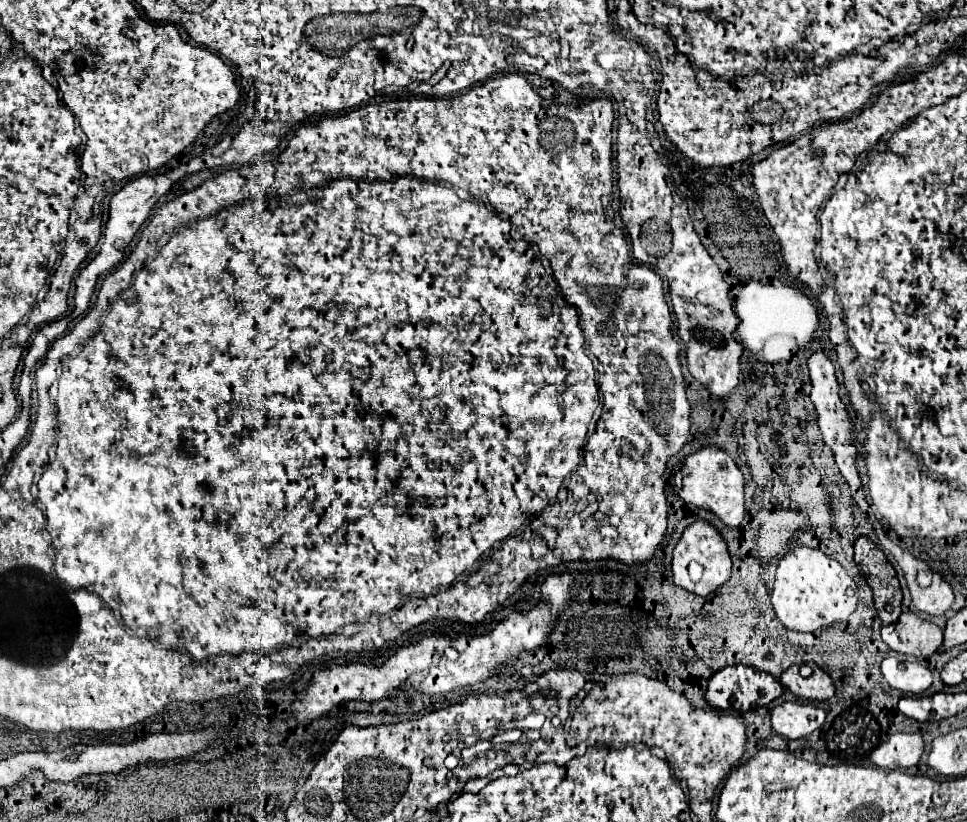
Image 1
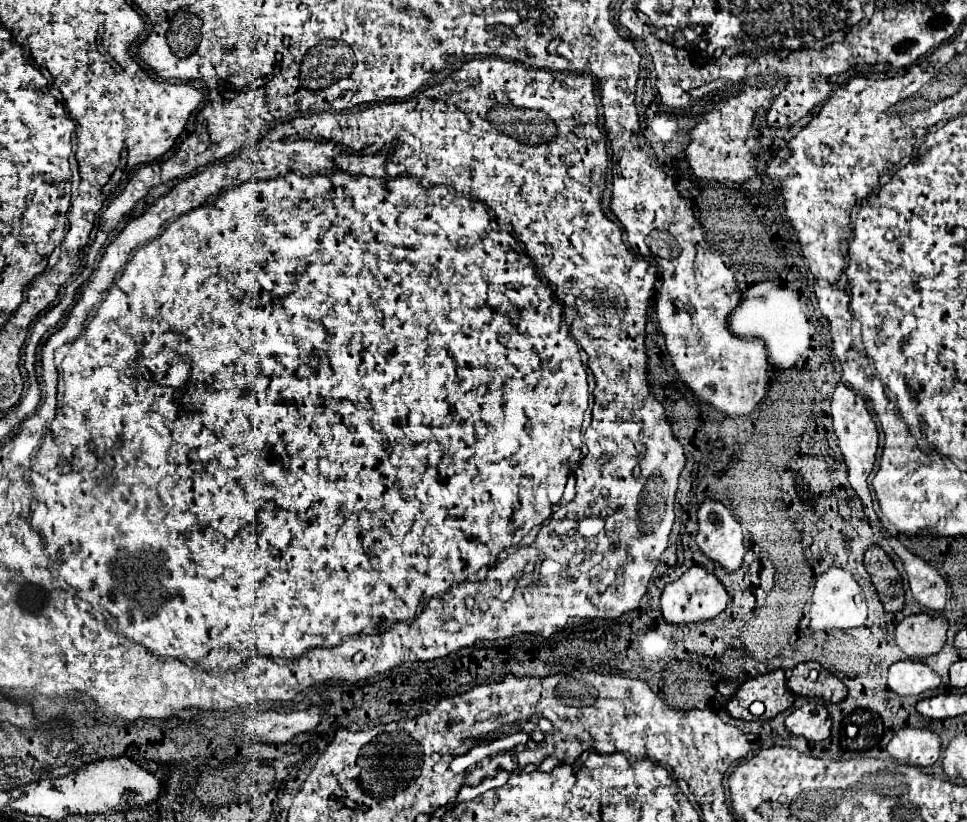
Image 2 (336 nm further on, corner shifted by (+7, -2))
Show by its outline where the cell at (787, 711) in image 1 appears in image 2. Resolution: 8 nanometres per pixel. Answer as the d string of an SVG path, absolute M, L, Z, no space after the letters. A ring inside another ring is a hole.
M807 701L805 705L787 715L785 727L793 735L801 735L809 741L823 741L829 737L831 719L825 705L817 701Z

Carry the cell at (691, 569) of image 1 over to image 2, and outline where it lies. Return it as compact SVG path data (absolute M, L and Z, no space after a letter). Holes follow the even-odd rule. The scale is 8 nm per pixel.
M693 565L687 569L677 581L669 583L661 593L661 611L669 623L689 623L689 621L705 621L719 615L727 605L727 591L723 583L709 573L701 565Z

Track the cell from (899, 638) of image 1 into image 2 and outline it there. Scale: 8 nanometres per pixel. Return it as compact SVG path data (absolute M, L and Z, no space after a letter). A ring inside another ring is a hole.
M915 613L905 617L895 627L895 641L899 649L911 659L925 659L941 651L947 633L947 619Z

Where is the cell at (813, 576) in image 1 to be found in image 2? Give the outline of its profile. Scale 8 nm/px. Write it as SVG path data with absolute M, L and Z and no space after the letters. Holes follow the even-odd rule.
M831 567L823 575L817 577L815 587L813 587L813 601L811 601L811 611L809 611L809 627L813 631L829 631L829 629L853 629L861 627L867 619L867 601L857 585L857 581L851 577L851 573ZM843 617L843 619L841 619Z

